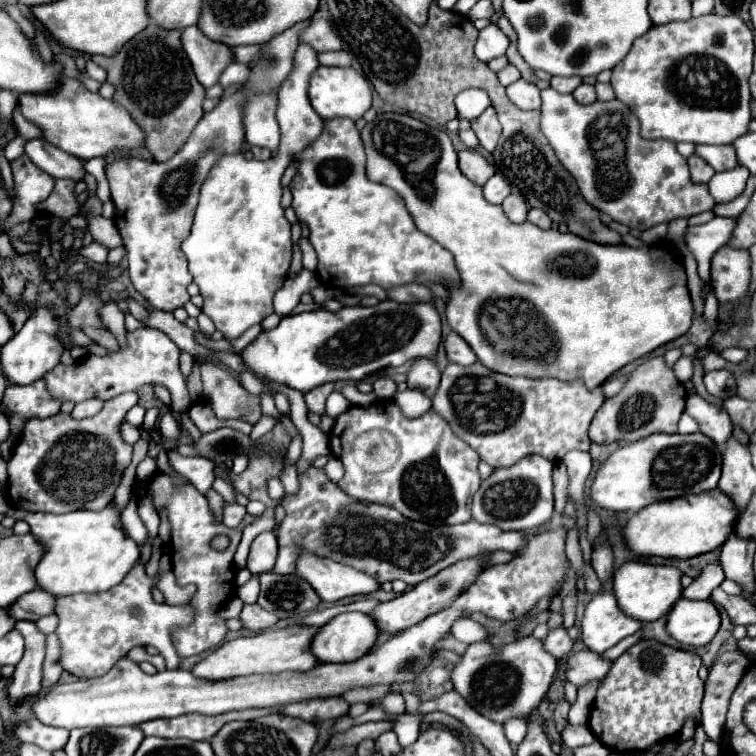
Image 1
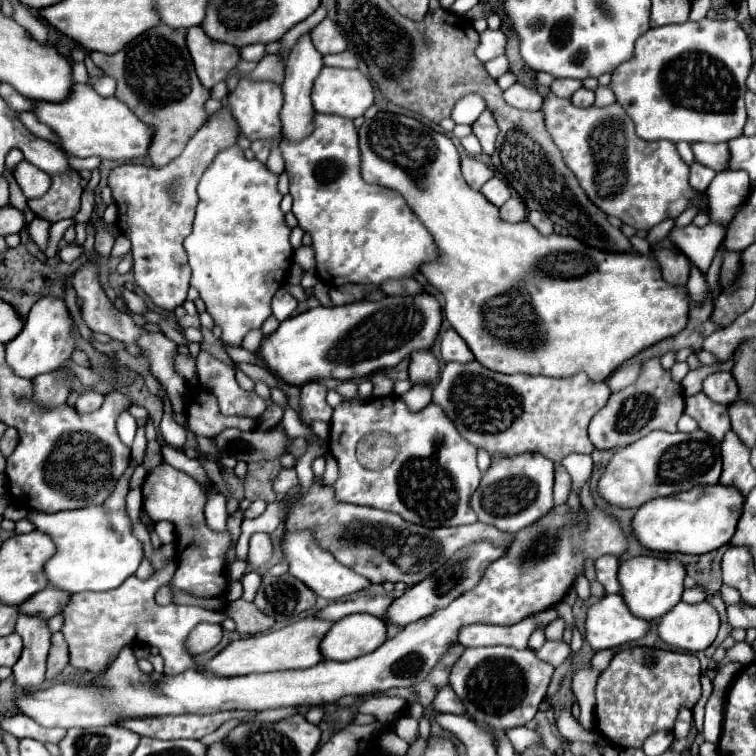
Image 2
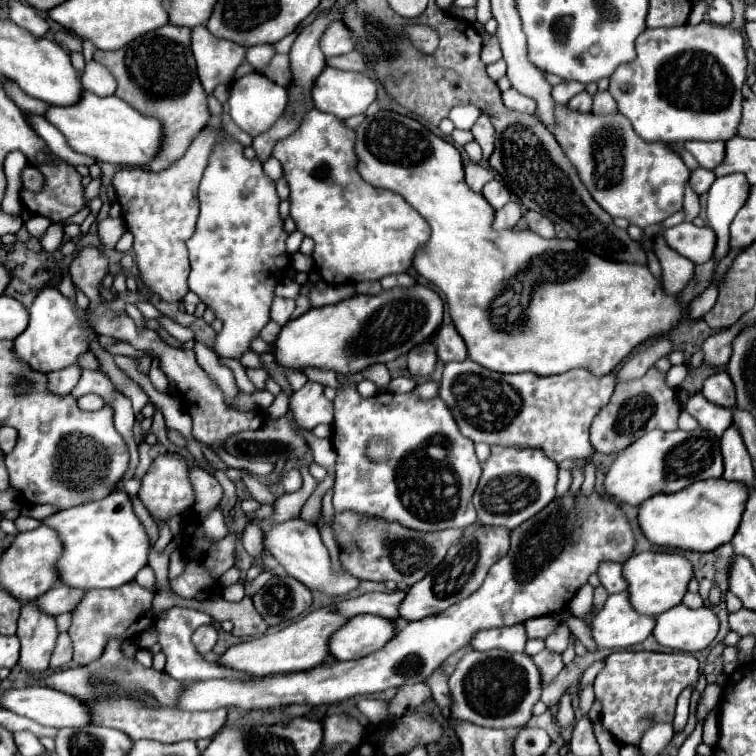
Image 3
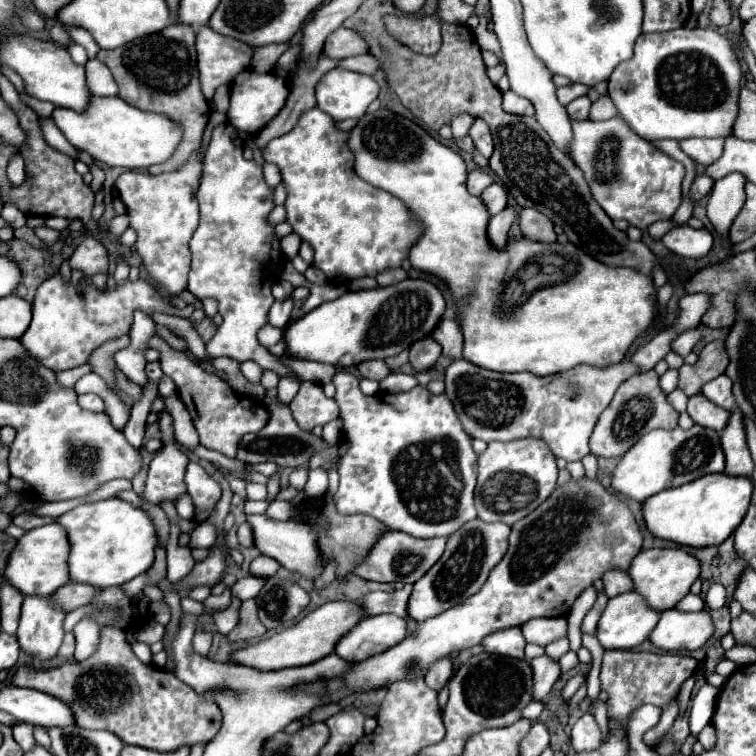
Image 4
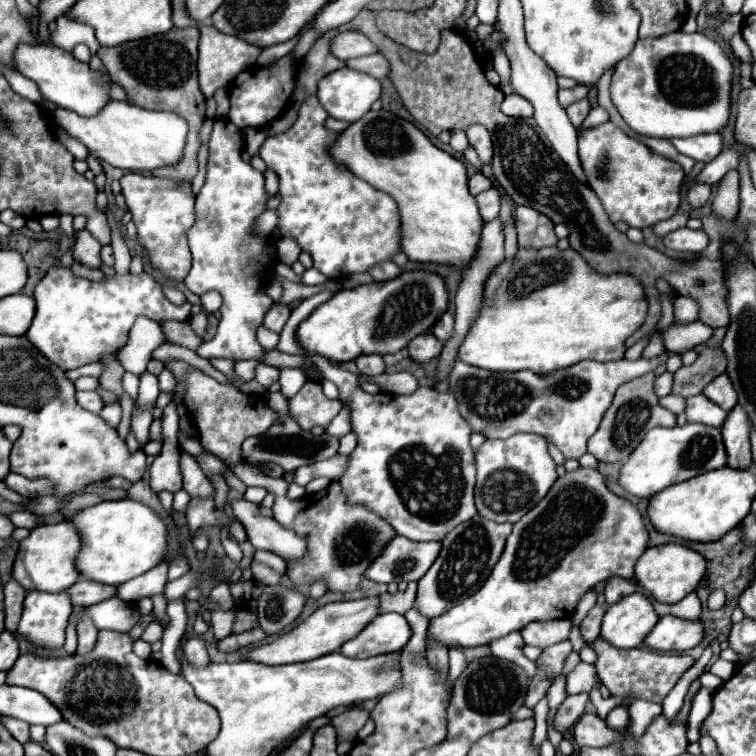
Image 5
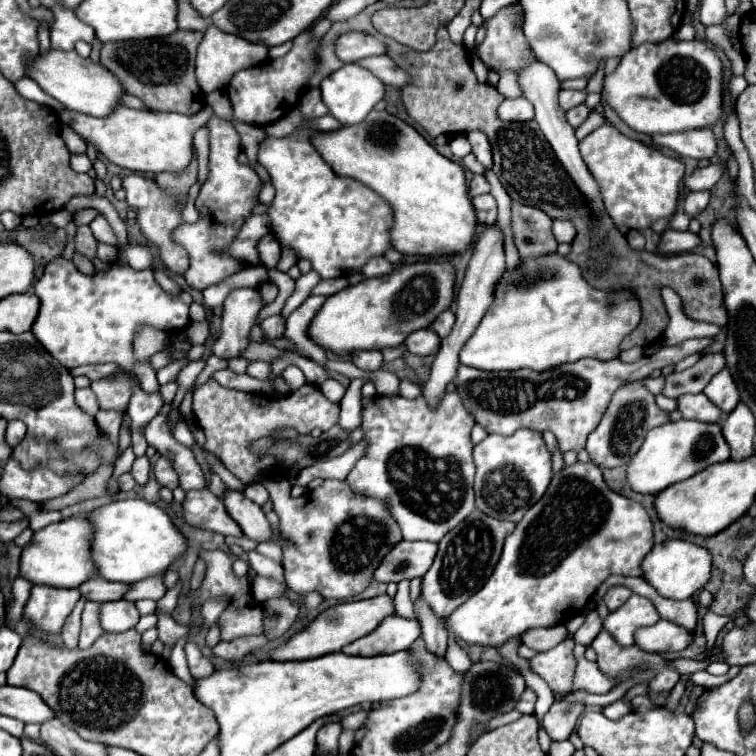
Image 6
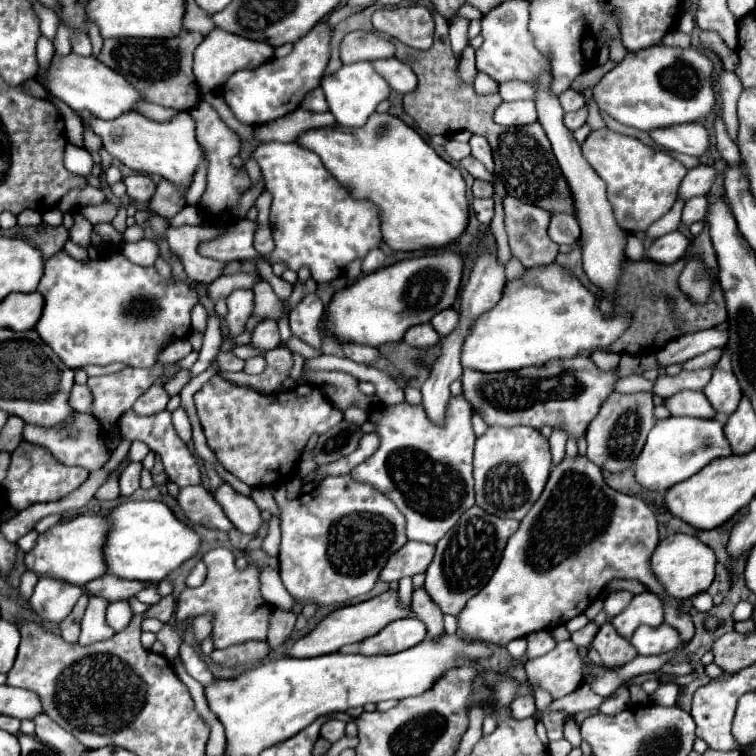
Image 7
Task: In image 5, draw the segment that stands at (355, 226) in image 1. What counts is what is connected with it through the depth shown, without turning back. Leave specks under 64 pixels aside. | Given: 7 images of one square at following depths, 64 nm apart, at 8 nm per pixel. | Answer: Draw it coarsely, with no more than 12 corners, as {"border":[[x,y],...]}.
{"border":[[316,94],[266,138],[280,236],[326,278],[400,252],[388,194],[330,158]]}

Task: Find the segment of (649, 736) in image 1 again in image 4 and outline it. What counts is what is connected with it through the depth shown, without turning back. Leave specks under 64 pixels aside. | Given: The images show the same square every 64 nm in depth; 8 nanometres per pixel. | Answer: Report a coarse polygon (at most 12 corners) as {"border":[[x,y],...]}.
{"border":[[604,650],[608,718],[626,728],[640,704],[664,708],[698,662]]}

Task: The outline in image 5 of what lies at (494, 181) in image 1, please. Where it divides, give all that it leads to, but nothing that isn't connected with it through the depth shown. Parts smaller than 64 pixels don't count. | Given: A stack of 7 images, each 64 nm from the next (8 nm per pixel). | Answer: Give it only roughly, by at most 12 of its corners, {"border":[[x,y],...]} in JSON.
{"border":[[490,188],[478,194],[480,216],[494,220],[500,212],[500,192]]}

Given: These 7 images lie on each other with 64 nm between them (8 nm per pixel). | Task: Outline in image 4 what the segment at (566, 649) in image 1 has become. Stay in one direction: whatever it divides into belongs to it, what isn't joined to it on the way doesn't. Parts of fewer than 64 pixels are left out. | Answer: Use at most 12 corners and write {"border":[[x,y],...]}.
{"border":[[548,656],[530,662],[534,670],[534,702],[552,690],[560,666]]}

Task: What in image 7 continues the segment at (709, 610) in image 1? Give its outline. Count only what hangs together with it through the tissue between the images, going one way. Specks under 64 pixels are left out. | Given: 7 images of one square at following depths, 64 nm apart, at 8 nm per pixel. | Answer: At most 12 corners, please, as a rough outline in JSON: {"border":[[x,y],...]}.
{"border":[[668,624],[640,626],[630,644],[640,656],[678,648],[682,638]]}

